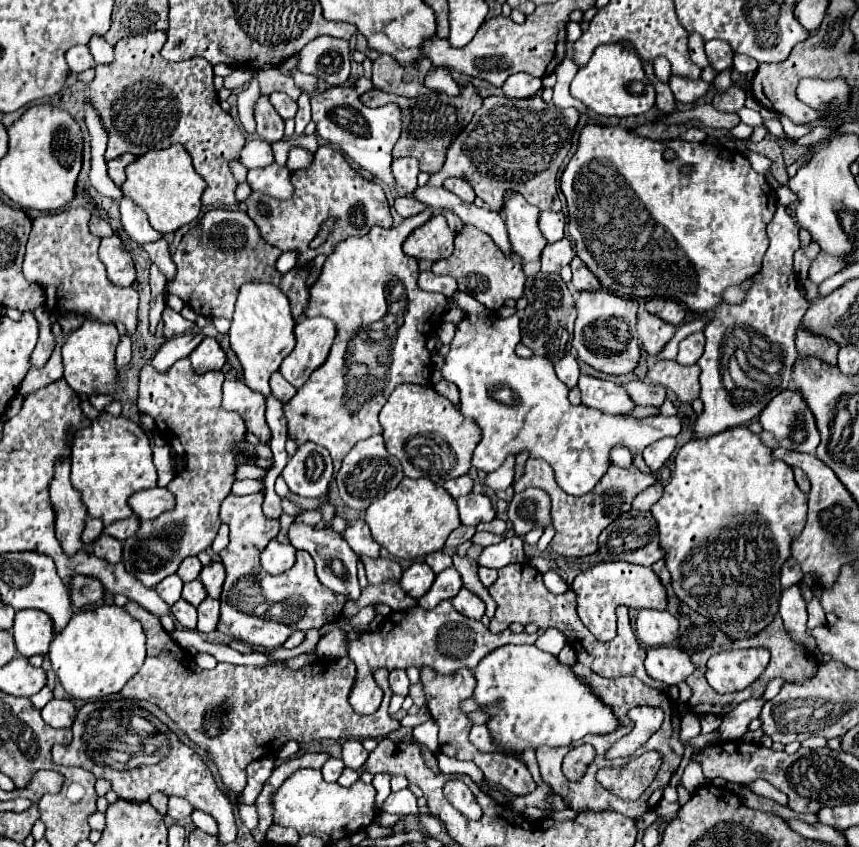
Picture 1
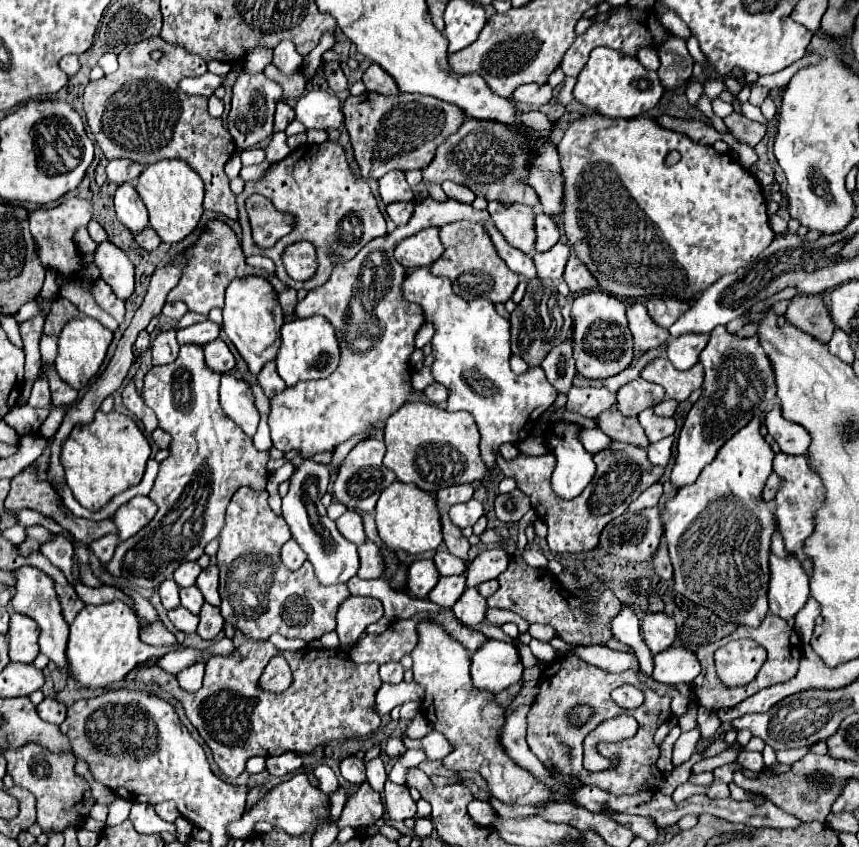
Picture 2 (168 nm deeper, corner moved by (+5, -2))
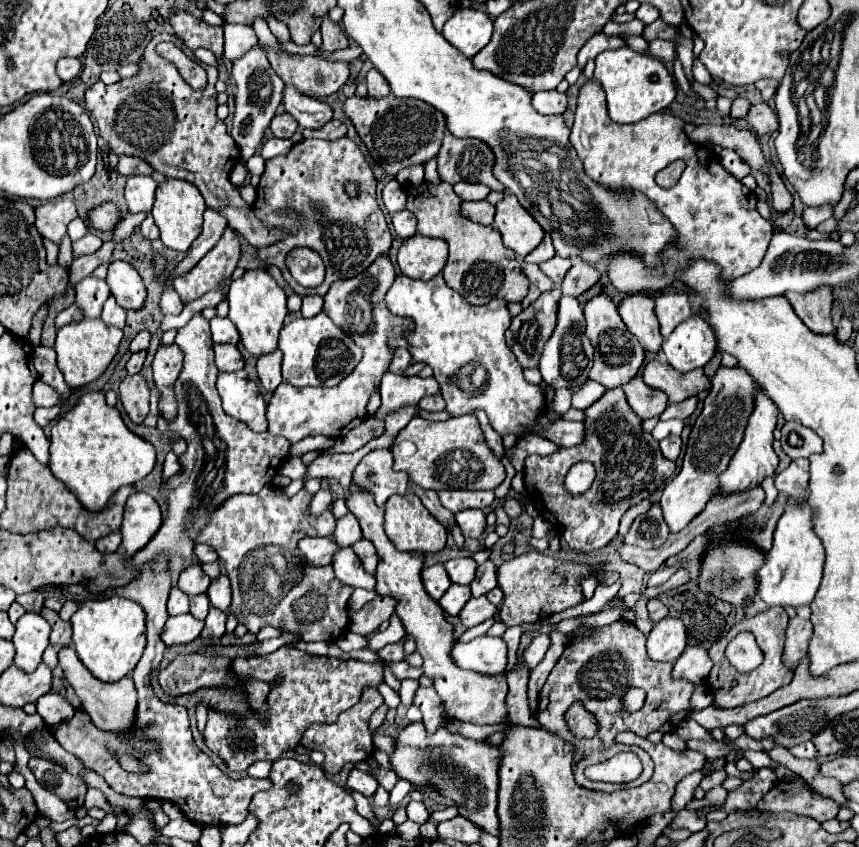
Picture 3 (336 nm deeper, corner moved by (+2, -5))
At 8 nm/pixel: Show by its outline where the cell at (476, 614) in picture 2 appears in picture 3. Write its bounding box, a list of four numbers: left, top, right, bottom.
[459,596,497,628]

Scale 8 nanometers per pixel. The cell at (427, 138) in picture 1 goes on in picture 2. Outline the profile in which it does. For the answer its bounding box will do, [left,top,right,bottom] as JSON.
[344,93,464,179]

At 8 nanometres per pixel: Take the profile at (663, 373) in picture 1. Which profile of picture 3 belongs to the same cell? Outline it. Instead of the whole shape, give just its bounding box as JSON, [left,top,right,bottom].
[643,360,709,404]

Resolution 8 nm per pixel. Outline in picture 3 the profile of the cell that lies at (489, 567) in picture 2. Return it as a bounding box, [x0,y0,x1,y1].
[471,560,497,598]

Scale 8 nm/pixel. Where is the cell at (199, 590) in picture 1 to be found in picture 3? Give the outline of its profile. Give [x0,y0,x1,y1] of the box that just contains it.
[189,592,209,620]

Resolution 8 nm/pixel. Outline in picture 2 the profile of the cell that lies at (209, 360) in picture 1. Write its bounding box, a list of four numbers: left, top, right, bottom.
[204,339,236,373]

